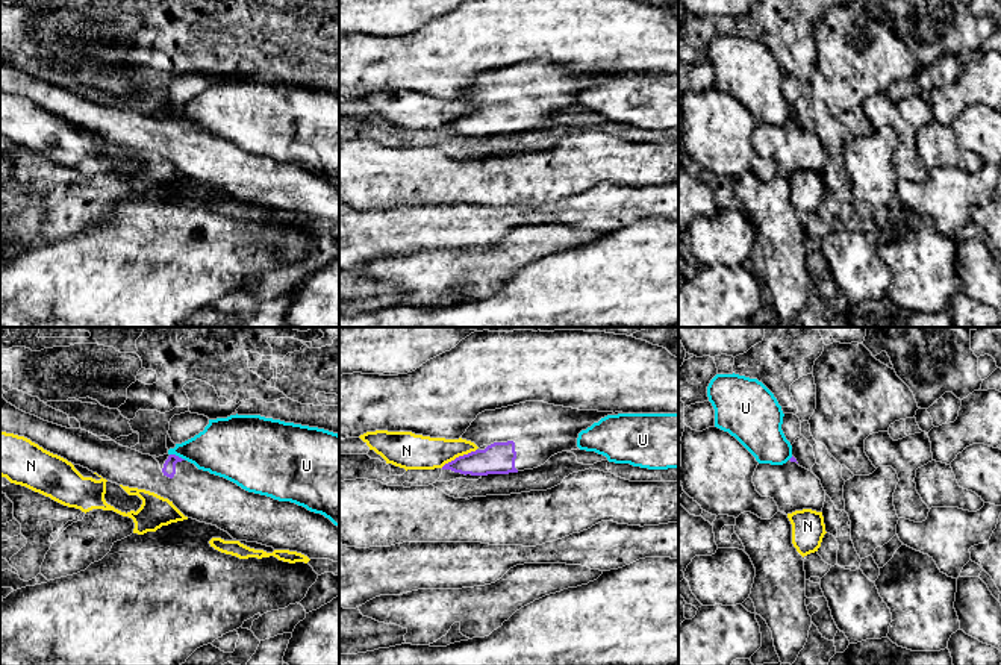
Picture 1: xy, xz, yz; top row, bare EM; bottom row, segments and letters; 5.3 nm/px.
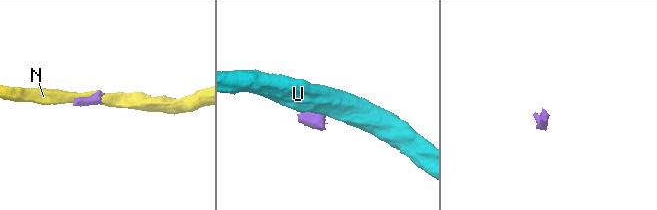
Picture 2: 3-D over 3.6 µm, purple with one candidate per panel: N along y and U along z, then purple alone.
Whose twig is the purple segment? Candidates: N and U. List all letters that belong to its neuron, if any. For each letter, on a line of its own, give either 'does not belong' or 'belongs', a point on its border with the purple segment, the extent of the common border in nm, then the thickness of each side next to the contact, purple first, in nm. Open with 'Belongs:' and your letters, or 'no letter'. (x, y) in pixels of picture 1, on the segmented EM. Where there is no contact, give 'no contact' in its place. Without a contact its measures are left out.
Belongs: no letter
N: does not belong; meets purple in xz at (459, 456); contact 220 nm long; 170 nm thick on the purple side, 190 nm on the other
U: does not belong; meets purple in xy at (177, 456); contact 90 nm long; 70 nm thick on the purple side, 280 nm on the other

